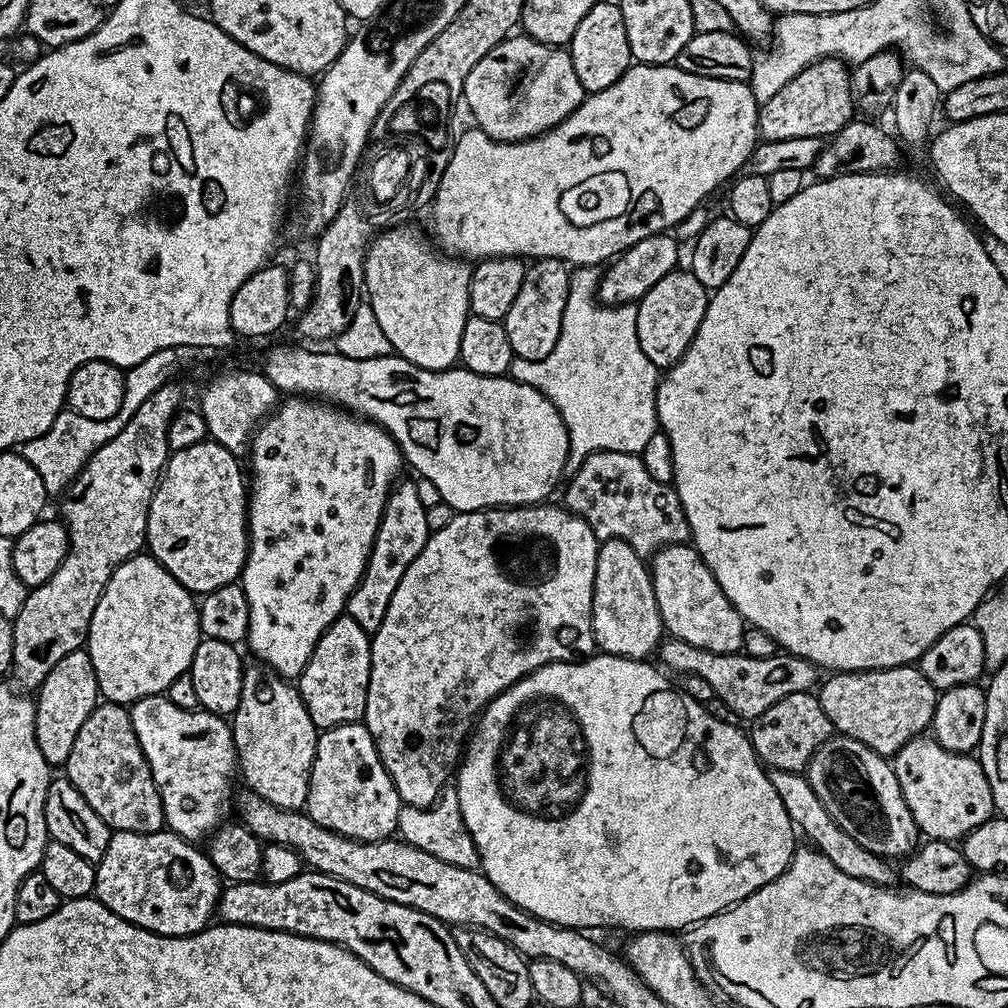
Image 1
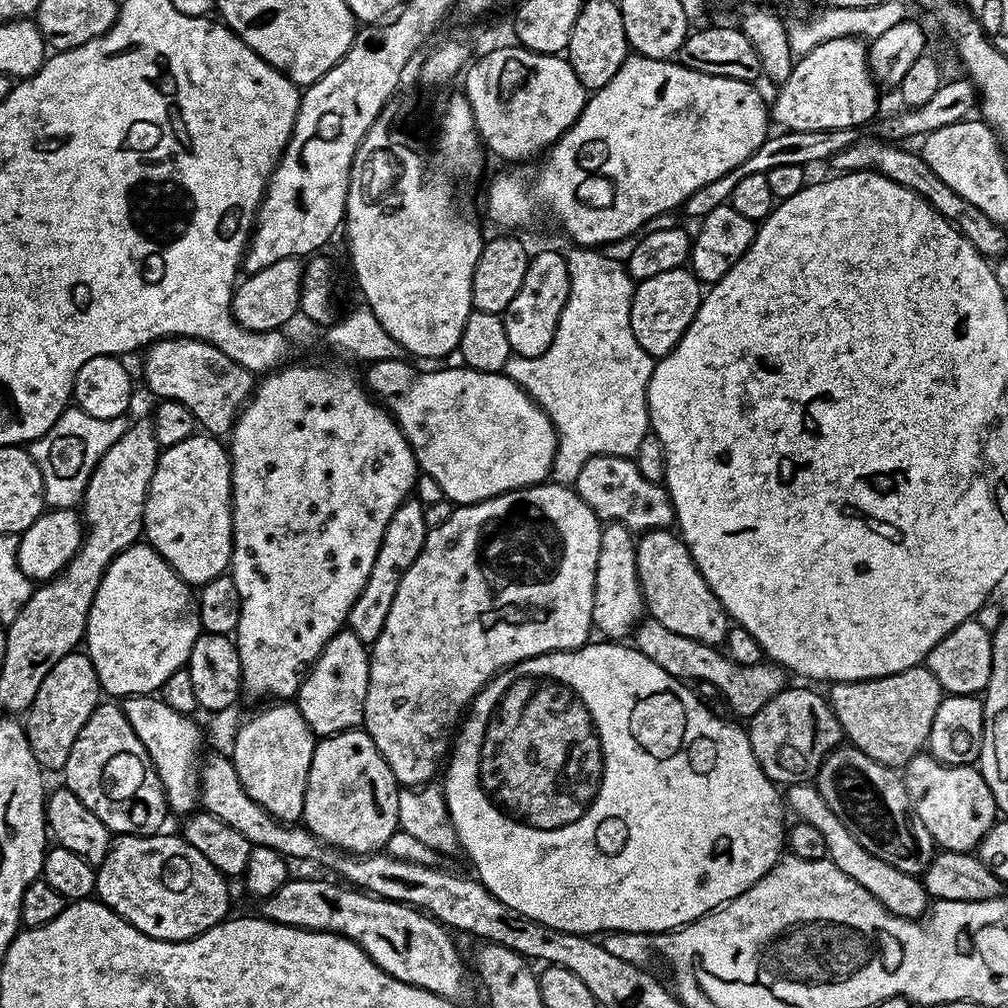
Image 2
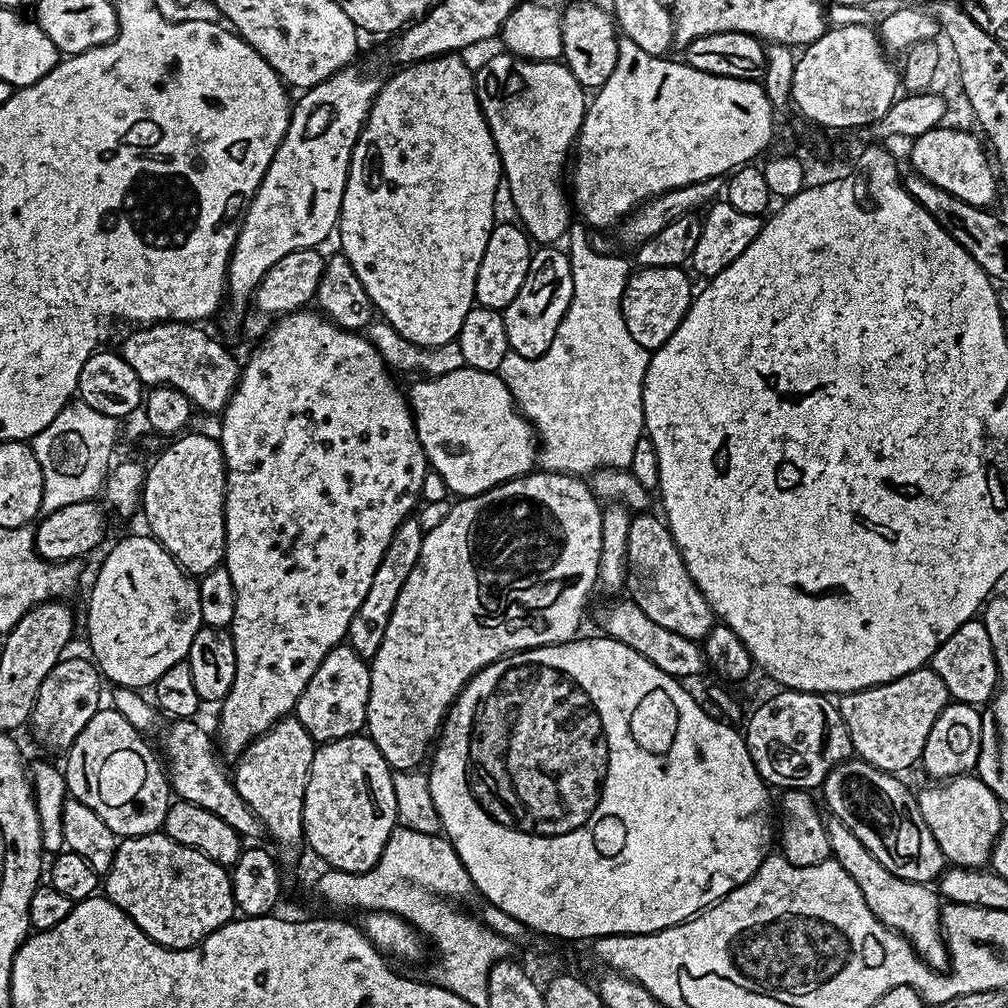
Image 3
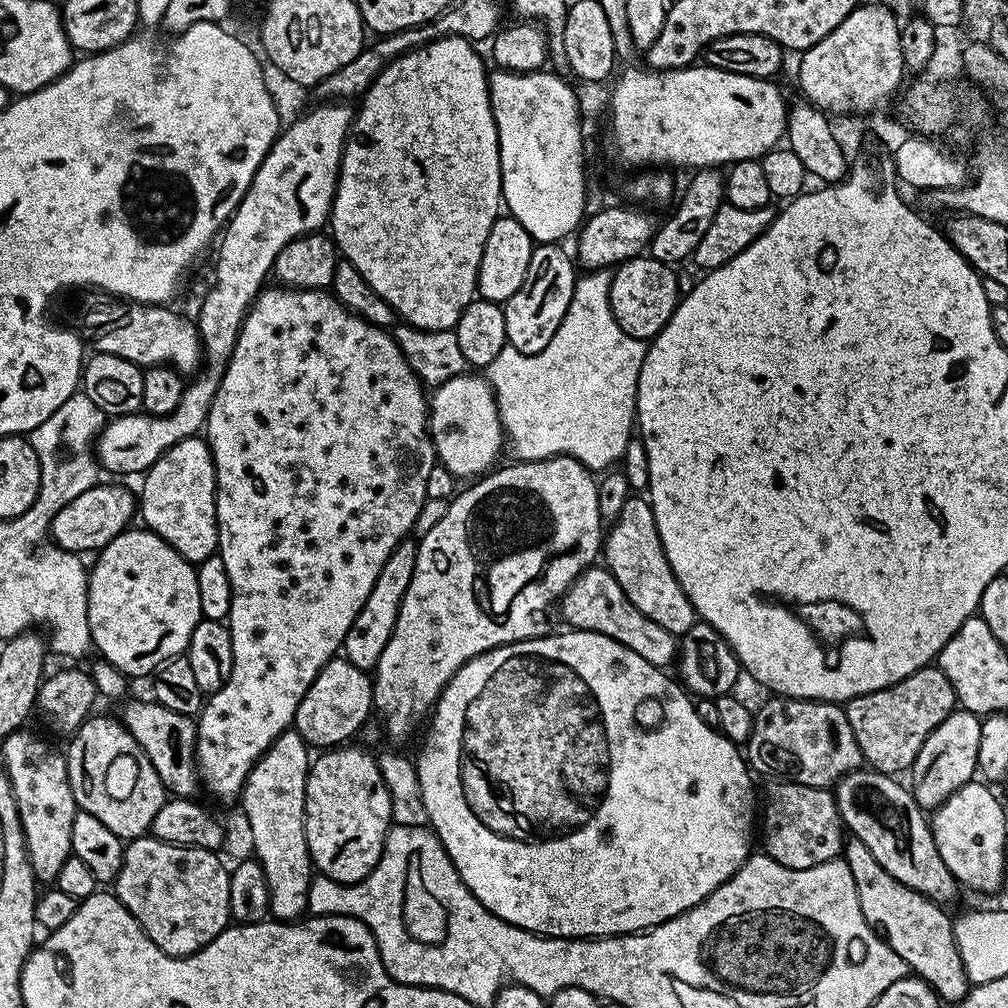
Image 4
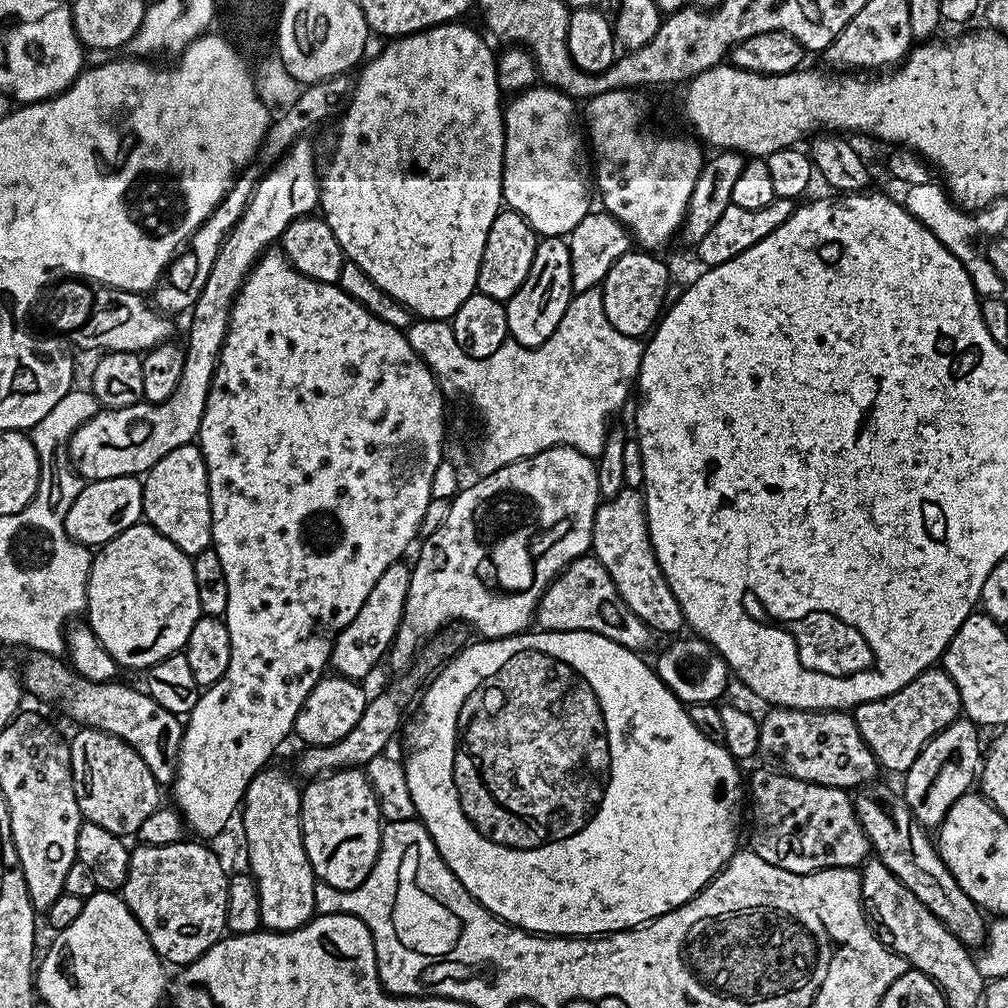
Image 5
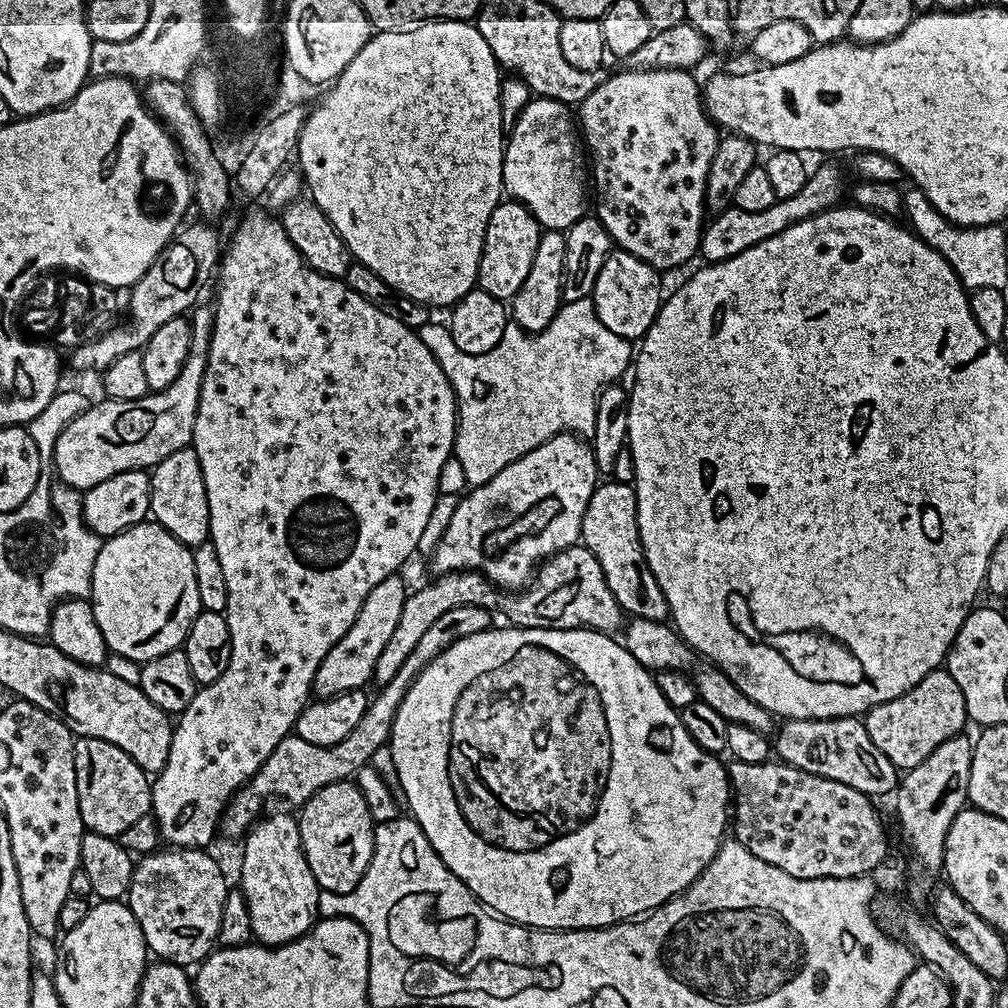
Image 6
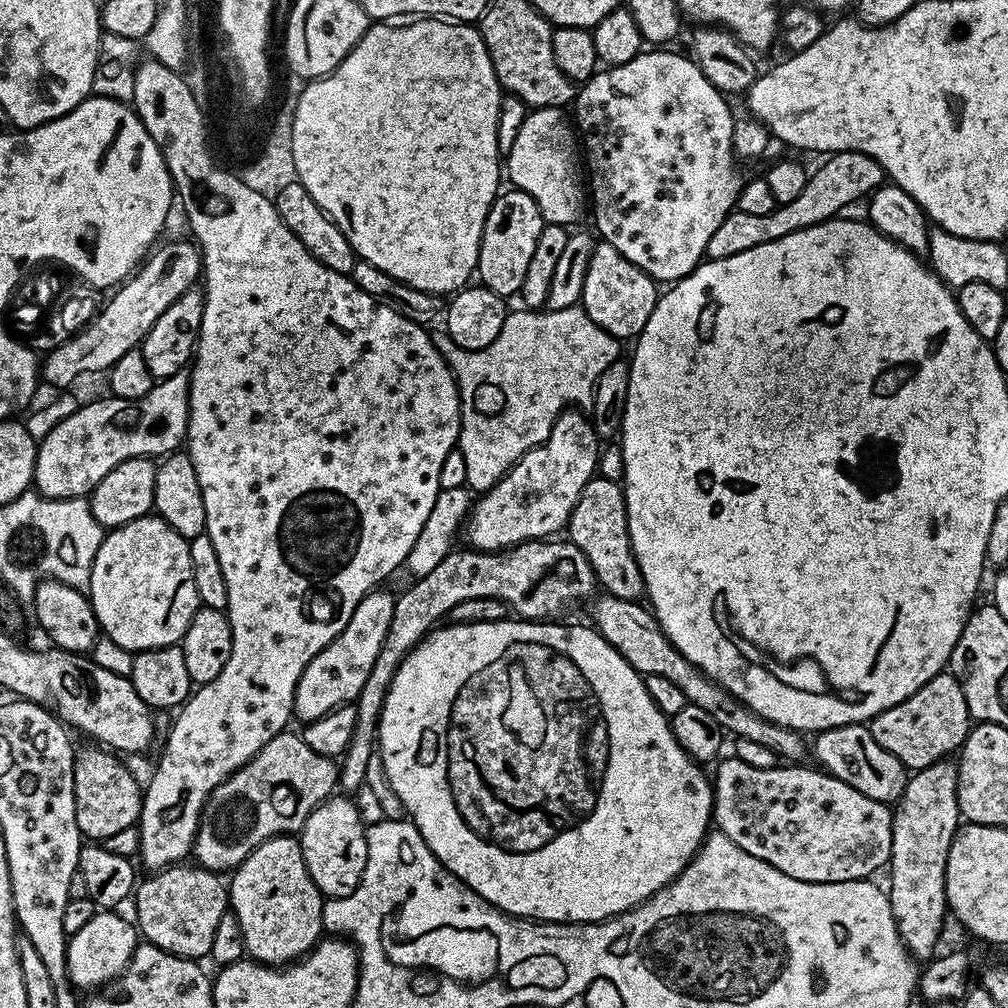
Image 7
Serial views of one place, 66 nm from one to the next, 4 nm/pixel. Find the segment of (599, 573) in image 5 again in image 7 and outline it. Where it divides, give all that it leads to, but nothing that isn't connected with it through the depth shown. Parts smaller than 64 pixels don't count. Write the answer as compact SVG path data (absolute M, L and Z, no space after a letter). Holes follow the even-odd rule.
M567 538L527 540L524 544L517 544L514 548L506 548L499 552L481 552L471 546L465 549L465 552L458 552L458 550L448 552L430 574L420 579L413 579L412 585L404 593L396 596L394 618L390 618L390 630L386 630L382 650L378 650L378 658L374 658L374 670L370 670L370 678L366 678L366 686L362 686L360 697L354 701L356 721L354 734L350 738L350 746L338 760L340 770L338 784L345 793L355 794L360 787L364 786L367 770L374 764L374 757L378 752L380 711L398 666L416 648L417 644L447 617L448 612L454 610L454 606L458 606L458 602L470 602L470 598L498 598L508 605L517 617L533 622L544 622L549 618L559 617L556 616L559 612L566 611L571 604L576 604L579 600L586 599L587 601L598 588L594 570L590 562L586 562L586 554L582 554L582 550L578 550L578 546L574 546Z

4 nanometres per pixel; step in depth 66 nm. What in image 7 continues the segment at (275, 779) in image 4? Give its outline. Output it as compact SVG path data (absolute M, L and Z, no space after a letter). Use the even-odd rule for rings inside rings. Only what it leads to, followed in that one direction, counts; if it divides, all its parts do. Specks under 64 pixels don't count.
M295 835L275 836L262 842L262 846L255 848L236 867L231 876L230 910L238 918L238 926L242 930L244 946L249 957L269 966L284 966L316 947L324 932L322 910L326 900L310 878L310 870L306 870L300 842Z

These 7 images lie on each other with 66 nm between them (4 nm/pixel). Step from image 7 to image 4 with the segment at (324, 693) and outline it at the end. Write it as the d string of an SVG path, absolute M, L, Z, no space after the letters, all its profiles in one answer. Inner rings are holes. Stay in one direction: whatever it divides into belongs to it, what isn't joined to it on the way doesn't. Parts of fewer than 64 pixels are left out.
M412 538L400 541L400 544L390 554L386 566L382 566L380 576L374 582L374 590L370 590L370 598L366 598L362 610L354 618L350 630L344 636L342 652L354 666L365 670L375 669L378 658L390 638L392 627L396 625L400 599L406 594L410 586L410 578L414 574L416 546L417 541Z

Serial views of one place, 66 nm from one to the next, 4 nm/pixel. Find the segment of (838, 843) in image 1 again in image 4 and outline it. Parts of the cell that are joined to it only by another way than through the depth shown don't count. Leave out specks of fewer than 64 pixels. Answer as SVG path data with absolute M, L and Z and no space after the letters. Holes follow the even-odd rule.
M849 839L842 859L850 866L850 874L854 874L858 906L868 925L876 929L877 934L915 975L936 991L941 1001L948 1003L949 1000L949 1005L955 1006L968 993L970 981L958 954L956 935L952 932L953 917L948 917L941 905L918 894L918 890L910 890L910 886L898 882L894 874L886 874L878 858L866 850L861 840Z

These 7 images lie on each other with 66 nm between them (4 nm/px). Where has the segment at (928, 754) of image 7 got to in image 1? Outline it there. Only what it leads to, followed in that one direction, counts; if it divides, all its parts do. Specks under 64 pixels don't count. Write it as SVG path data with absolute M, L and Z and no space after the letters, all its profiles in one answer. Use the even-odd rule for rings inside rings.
M903 664L897 668L875 668L873 672L833 672L819 685L818 695L820 697L822 710L826 710L826 718L830 718L833 729L835 729L839 735L854 738L858 742L862 742L862 746L870 746L870 750L874 750L878 755L885 758L892 758L895 757L898 750L902 750L902 746L906 746L906 742L910 742L915 736L929 731L932 719L934 718L934 710L936 709L938 690L926 678L926 674L920 672L919 667L911 664Z

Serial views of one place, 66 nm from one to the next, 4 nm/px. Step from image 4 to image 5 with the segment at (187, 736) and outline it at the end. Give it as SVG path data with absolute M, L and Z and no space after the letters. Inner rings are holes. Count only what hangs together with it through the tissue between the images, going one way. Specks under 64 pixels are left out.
M33 651L30 656L32 657L24 664L24 672L22 668L22 684L29 697L37 696L40 700L49 700L50 703L57 704L70 719L77 720L77 725L97 728L122 738L139 754L142 762L150 766L150 774L154 774L157 784L171 785L176 779L176 763L180 757L180 743L184 737L184 724L181 717L166 710L166 706L158 706L158 702L154 702L154 698L148 695L147 691L140 689L139 692L138 689L131 688L128 684L118 684L119 682L111 680L88 681L64 660L63 664L58 658L59 655Z

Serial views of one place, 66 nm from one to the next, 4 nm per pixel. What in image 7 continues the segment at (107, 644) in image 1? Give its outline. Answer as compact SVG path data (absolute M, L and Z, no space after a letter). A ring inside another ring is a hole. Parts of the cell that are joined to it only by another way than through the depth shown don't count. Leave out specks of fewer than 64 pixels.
M155 514L140 516L126 522L121 528L111 529L105 535L94 558L86 595L91 600L99 631L133 654L180 644L194 614L202 607L192 577L188 541Z

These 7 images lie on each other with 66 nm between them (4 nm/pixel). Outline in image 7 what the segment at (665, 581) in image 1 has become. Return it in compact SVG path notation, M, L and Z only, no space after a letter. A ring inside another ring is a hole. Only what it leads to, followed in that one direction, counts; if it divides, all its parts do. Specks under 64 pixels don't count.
M599 474L586 482L568 519L566 536L574 546L578 546L578 550L582 550L582 554L586 554L586 562L590 562L594 570L597 585L607 595L637 602L645 599L644 579L630 546L626 498L620 484L610 482Z

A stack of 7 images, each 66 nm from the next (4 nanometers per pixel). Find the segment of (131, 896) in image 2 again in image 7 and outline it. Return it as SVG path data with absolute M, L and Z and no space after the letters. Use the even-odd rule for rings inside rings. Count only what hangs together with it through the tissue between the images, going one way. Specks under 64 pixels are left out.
M181 862L160 872L145 875L134 889L135 923L147 943L176 956L207 957L212 951L214 930L230 908L230 892L217 873ZM192 867L192 868L191 868ZM140 923L140 924L139 924Z

